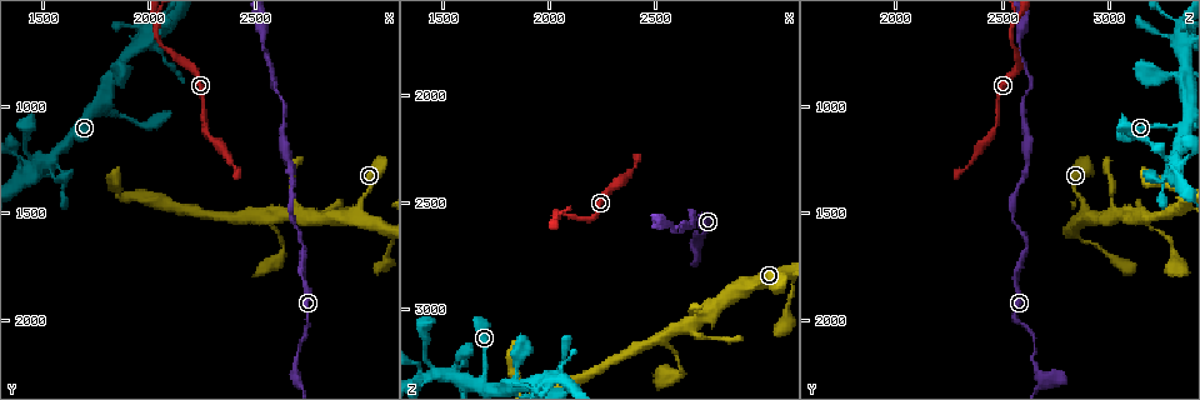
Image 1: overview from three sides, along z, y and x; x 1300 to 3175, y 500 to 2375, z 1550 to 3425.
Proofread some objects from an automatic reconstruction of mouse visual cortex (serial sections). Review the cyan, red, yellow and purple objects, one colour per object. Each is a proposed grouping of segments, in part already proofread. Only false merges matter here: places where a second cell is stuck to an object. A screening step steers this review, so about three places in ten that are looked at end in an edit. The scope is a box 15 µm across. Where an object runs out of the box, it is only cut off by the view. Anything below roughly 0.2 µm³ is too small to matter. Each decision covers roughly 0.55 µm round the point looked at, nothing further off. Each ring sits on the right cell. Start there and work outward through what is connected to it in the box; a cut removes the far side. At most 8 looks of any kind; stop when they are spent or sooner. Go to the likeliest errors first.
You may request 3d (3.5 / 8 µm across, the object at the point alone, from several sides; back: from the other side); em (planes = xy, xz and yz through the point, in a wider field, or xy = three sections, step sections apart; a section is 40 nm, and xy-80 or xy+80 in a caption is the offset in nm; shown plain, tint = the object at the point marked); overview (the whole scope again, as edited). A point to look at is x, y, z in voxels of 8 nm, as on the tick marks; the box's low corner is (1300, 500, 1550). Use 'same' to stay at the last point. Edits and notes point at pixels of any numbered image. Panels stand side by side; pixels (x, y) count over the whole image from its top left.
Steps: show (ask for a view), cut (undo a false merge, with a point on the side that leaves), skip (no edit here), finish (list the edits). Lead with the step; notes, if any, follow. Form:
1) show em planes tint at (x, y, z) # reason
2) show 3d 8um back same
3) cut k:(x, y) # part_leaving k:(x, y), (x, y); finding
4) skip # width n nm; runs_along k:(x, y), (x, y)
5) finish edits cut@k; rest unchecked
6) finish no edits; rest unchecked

show 3d 3.5um at (2690, 2280, 2680) # abrupt turn

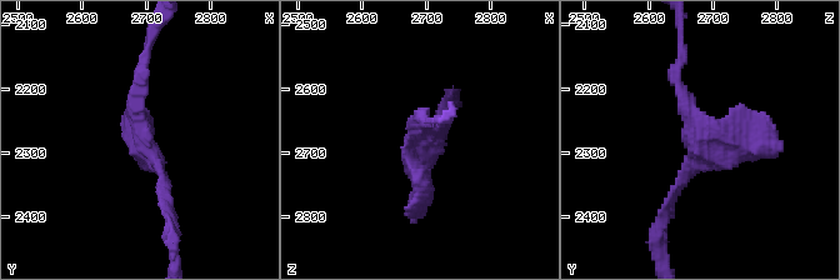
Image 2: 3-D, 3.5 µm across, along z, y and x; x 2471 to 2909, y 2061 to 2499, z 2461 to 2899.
show em xy step 3 tint at (2690, 2280, 2680) # shape alone is not enough

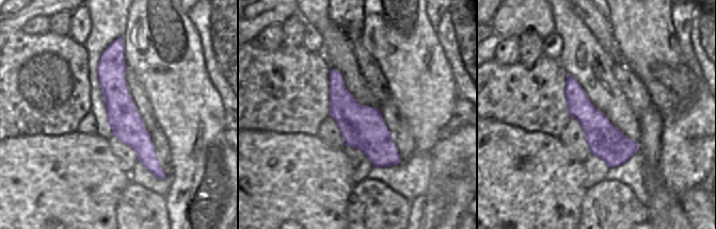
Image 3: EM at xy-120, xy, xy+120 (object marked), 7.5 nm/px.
skip # width 320 nm; runs_along 2:(675, 66), (708, 150), (778, 150); continuous, no second cell

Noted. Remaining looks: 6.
show 3d 3.5um at (1480, 1250, 3300) # abrupt turn

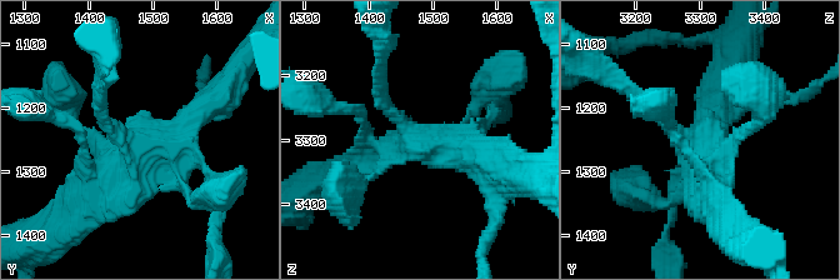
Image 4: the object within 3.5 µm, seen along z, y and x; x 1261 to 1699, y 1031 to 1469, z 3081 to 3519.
show em xy step 5 tint at (1485, 1255, 3310)

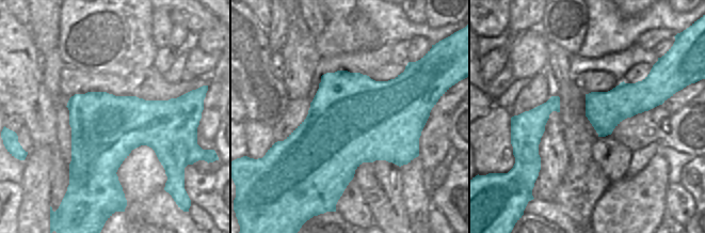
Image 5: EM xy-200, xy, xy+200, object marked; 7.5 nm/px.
skip # continuous, no second cell

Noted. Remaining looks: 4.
show 3d 3.5um at (2590, 1570, 3200) # thick turns thin

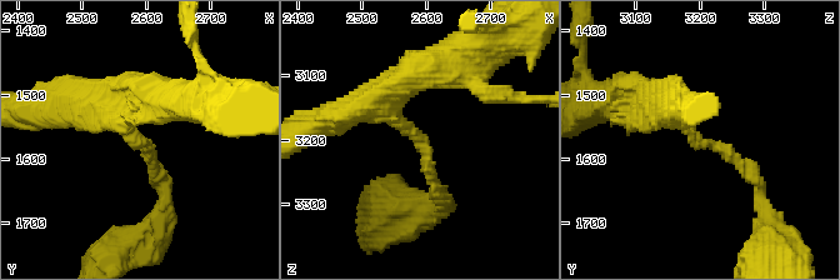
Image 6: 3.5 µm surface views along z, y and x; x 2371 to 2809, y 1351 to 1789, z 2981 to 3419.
show em xy step 5 plain at (2585, 1575, 3195) # arm_widths 150, 350 nm

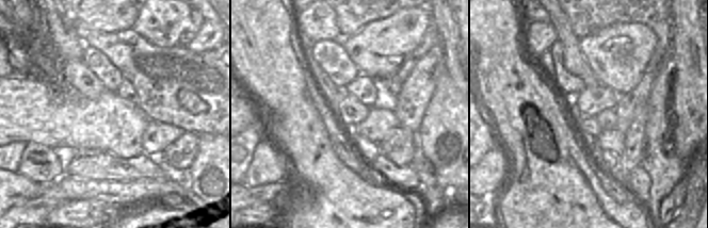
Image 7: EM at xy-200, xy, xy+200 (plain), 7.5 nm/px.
show em xy step 5 tint same

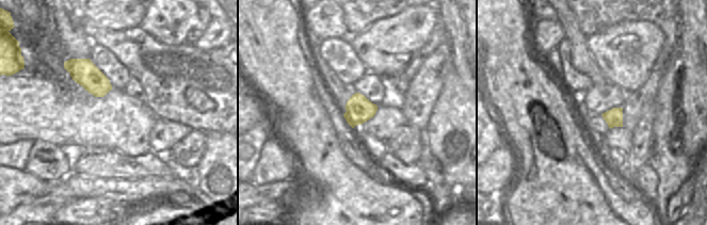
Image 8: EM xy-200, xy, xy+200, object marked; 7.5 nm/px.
skip # width 200 nm; runs_along 6:(650, 105), (669, 105), (759, 183); all the same cell

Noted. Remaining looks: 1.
finish no edits; rest unchecked

